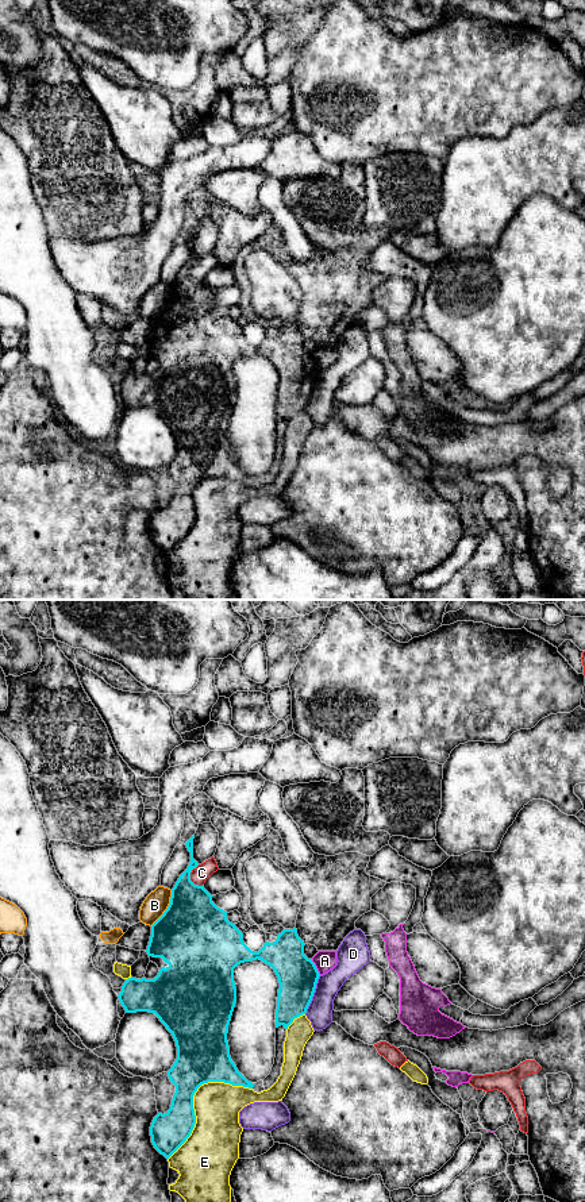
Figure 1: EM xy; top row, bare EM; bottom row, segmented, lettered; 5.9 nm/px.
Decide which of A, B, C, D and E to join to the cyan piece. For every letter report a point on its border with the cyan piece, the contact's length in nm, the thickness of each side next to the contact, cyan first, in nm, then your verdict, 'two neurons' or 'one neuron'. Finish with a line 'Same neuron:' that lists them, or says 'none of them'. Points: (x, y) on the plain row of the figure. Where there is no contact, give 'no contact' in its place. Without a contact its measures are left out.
A: meets cyan in xy at (315, 362); contact 110 nm long; 240 nm thick on the cyan side, 130 nm on the other; two neurons
B: meets cyan in xy at (168, 303); contact 260 nm long; 460 nm thick on the cyan side, 140 nm on the other; two neurons
C: meets cyan in xy at (189, 272); contact 140 nm long; 320 nm thick on the cyan side, 100 nm on the other; two neurons
D: meets cyan in xy at (312, 389); contact 260 nm long; 240 nm thick on the cyan side, 150 nm on the other; two neurons
E: meets cyan in xy at (192, 492); contact 650 nm long; 320 nm thick on the cyan side, 280 nm on the other; two neurons
Same neuron: none of them

